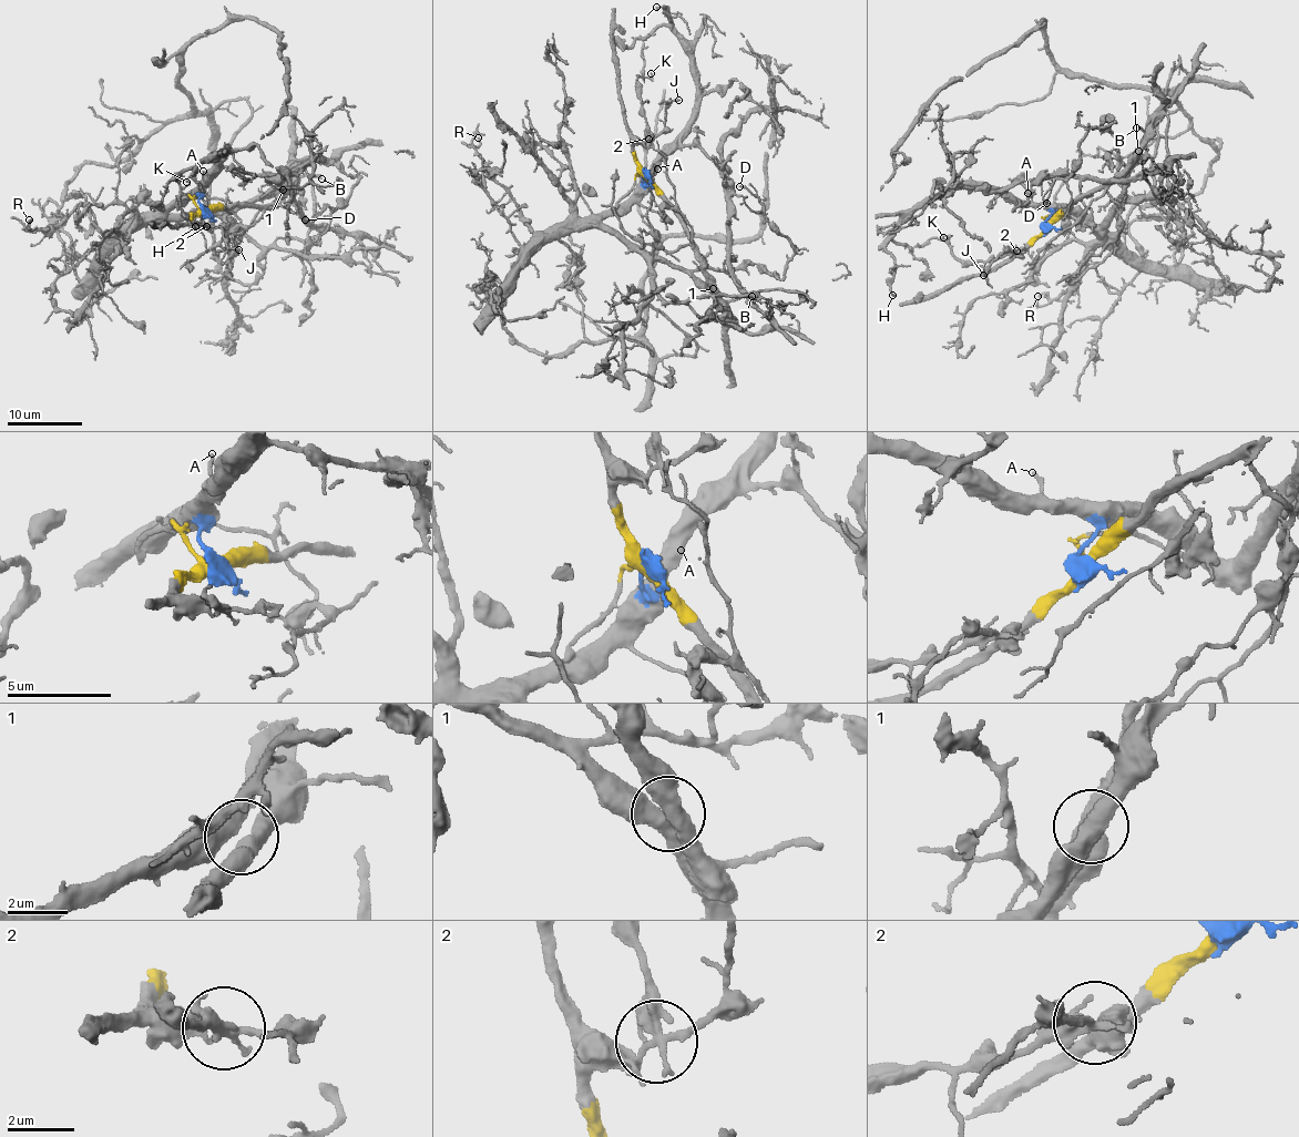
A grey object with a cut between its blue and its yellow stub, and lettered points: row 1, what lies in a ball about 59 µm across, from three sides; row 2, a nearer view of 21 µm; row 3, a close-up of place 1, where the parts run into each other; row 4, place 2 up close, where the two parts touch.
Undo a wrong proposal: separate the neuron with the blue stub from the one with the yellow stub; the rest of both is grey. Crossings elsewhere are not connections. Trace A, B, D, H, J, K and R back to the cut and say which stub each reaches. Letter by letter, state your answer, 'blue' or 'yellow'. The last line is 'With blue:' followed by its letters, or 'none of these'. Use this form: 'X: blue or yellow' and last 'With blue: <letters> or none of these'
A: blue
B: yellow
D: blue
H: blue
J: yellow
K: blue
R: blue
With blue: A, D, H, K, R

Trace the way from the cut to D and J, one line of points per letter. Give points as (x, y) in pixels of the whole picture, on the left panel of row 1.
D: (204, 212), (188, 196), (166, 213), (227, 211), (319, 162), (359, 177), (348, 201), (304, 218)
J: (204, 212), (194, 215), (190, 222), (220, 225), (225, 244), (239, 249)

